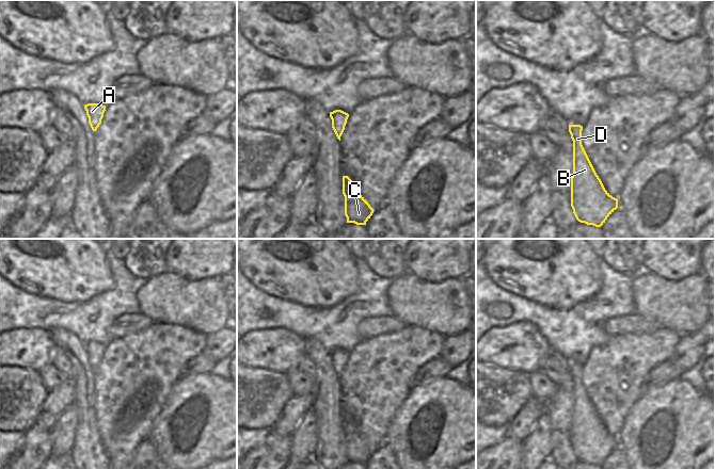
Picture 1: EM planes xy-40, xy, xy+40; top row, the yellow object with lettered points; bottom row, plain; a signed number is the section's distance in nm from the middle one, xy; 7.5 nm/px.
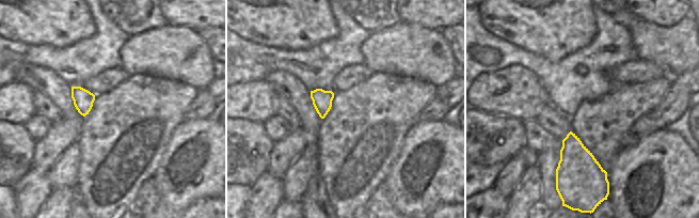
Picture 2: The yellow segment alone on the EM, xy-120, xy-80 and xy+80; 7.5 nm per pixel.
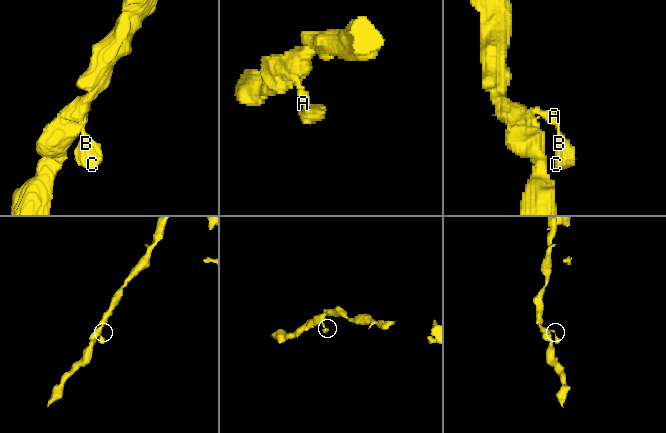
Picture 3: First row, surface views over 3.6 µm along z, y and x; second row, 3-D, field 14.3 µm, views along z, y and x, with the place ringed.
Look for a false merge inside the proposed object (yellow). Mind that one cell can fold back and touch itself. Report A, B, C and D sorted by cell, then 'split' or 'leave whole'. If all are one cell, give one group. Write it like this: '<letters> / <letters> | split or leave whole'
A B C D | leave whole

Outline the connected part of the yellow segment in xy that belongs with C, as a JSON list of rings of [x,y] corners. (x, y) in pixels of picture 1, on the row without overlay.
[[[343,415],[343,433],[345,435],[347,462],[366,464],[366,460],[370,457],[375,449],[360,433],[358,426],[348,415]]]

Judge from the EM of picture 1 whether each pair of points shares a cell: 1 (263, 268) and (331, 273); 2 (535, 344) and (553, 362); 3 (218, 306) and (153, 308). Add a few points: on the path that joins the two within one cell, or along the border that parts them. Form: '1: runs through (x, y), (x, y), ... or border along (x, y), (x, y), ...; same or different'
1: runs through (280, 268), (295, 268), (314, 273); same
2: border along (551, 352), (538, 369); different
3: runs through (202, 306), (169, 306); same

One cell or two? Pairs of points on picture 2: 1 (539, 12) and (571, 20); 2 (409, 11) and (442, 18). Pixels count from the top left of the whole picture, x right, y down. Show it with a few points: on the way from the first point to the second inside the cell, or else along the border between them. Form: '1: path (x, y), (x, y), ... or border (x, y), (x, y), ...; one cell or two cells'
1: path (546, 13), (559, 20), (564, 20); one cell
2: path (417, 11), (433, 11); one cell

